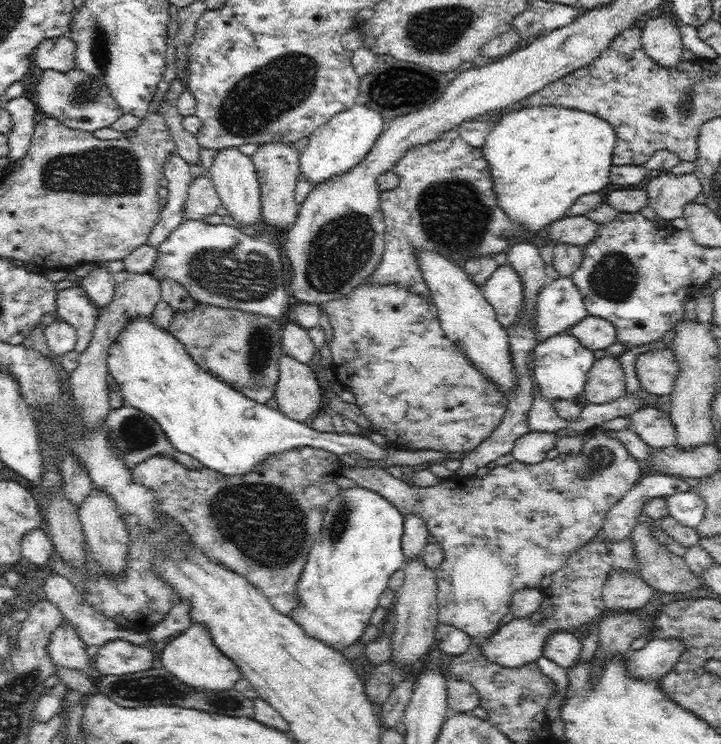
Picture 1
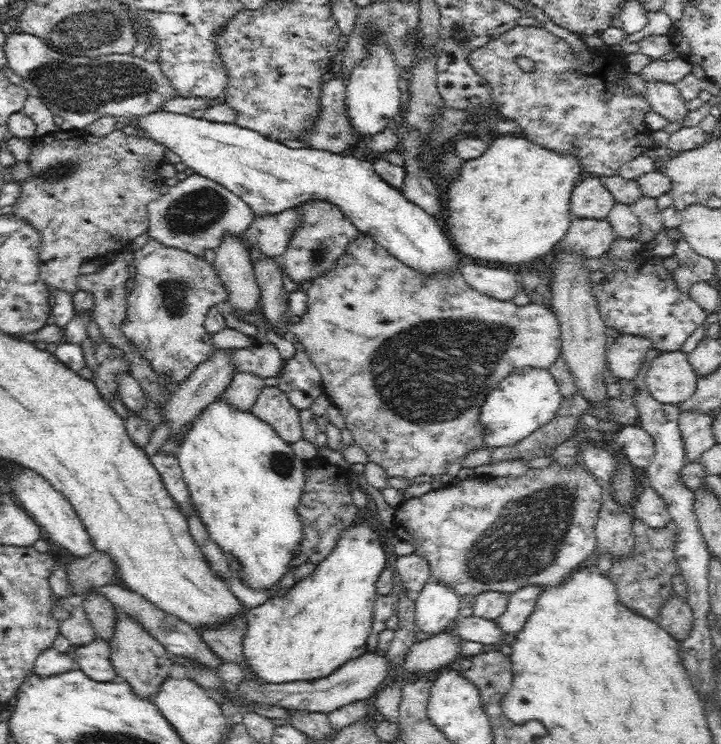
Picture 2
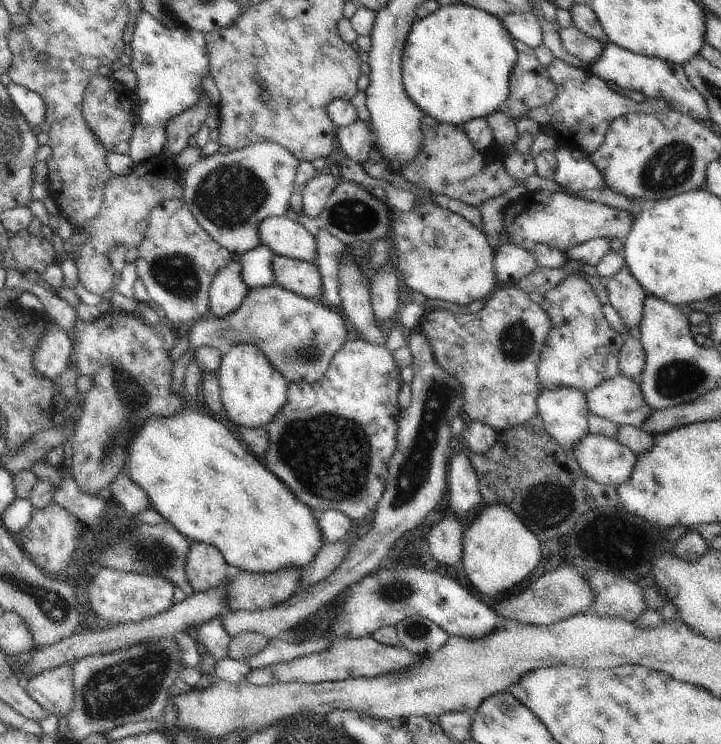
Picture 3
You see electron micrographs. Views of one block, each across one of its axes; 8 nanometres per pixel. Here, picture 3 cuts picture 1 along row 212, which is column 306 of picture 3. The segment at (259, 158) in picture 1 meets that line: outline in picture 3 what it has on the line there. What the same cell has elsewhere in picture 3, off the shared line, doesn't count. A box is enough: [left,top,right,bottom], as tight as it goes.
[273,255,324,299]

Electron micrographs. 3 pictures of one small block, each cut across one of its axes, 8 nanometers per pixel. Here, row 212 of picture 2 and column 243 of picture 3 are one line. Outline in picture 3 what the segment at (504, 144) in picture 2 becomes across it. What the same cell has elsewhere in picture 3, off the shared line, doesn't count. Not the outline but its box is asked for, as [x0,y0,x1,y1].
[126,405,324,573]

